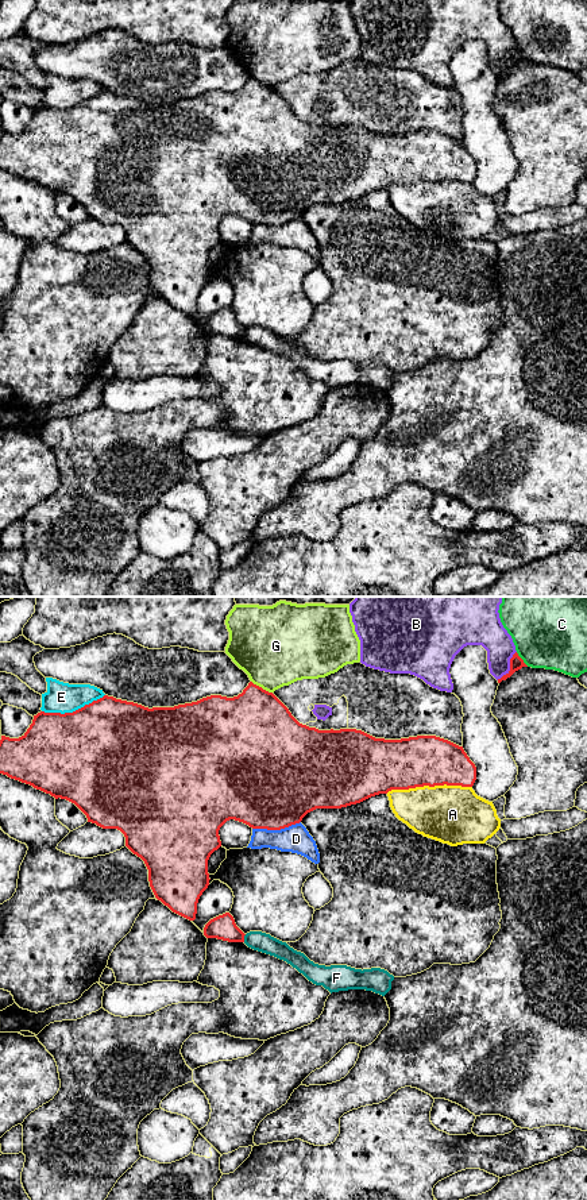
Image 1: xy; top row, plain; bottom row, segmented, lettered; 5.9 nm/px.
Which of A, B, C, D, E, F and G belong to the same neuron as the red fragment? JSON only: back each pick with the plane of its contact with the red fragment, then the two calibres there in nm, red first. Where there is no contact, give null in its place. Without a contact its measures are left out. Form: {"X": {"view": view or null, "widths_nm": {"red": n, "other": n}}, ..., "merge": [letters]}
{"merge": []}

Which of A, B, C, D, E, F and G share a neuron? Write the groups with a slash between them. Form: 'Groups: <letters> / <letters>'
Groups: A / B / C / D / E / F / G

